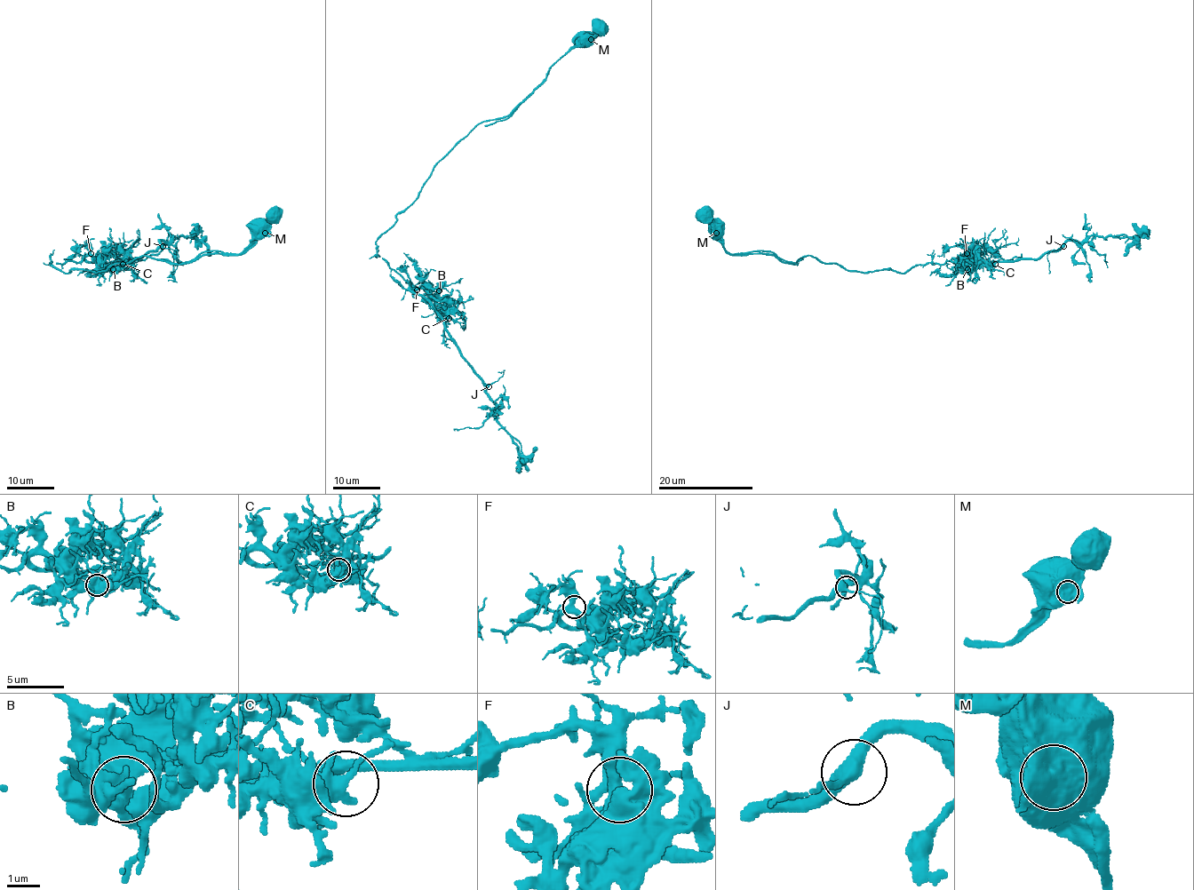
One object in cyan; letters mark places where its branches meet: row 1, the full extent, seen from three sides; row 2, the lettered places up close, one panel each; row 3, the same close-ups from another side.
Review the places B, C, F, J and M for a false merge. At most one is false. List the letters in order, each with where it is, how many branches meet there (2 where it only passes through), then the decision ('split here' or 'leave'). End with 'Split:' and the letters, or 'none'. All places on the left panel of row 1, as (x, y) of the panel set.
B: place (113, 269); branches 2; leave
C: place (123, 264); branches 3; leave
F: place (91, 253); branches 3; leave
J: place (163, 246); branches 3; leave
M: place (265, 233); branches 1; split here
Split: M

